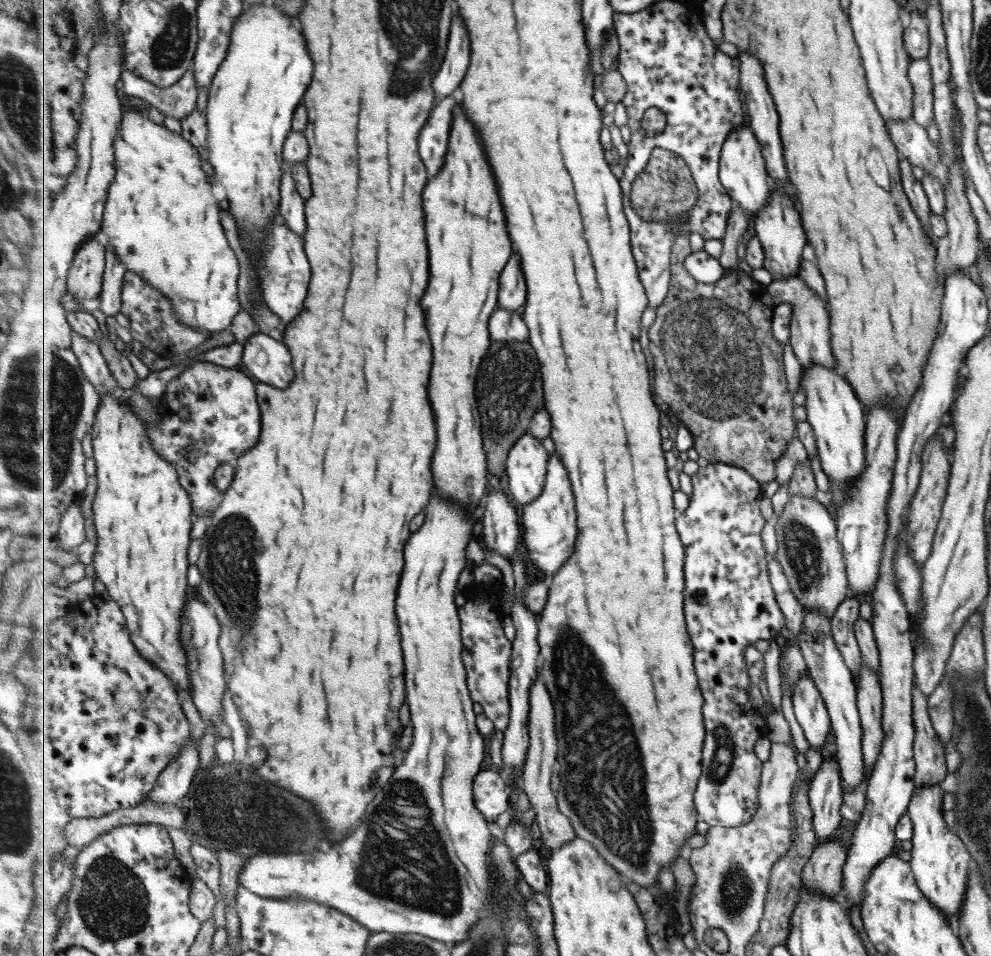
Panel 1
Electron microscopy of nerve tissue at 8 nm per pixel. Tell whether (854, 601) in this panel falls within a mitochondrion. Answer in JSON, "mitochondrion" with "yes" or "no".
{"mitochondrion":"no"}

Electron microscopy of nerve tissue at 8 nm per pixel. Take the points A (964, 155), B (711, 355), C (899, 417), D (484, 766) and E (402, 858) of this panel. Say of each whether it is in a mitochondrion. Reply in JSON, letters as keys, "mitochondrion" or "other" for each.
{"A":"other","B":"mitochondrion","C":"other","D":"other","E":"mitochondrion"}

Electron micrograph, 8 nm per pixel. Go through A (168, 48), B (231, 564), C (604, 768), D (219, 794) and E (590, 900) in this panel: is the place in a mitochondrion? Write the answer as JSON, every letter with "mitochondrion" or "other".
{"A":"mitochondrion","B":"mitochondrion","C":"mitochondrion","D":"mitochondrion","E":"other"}

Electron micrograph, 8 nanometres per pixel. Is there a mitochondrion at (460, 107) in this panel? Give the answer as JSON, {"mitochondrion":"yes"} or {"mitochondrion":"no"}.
{"mitochondrion":"no"}

